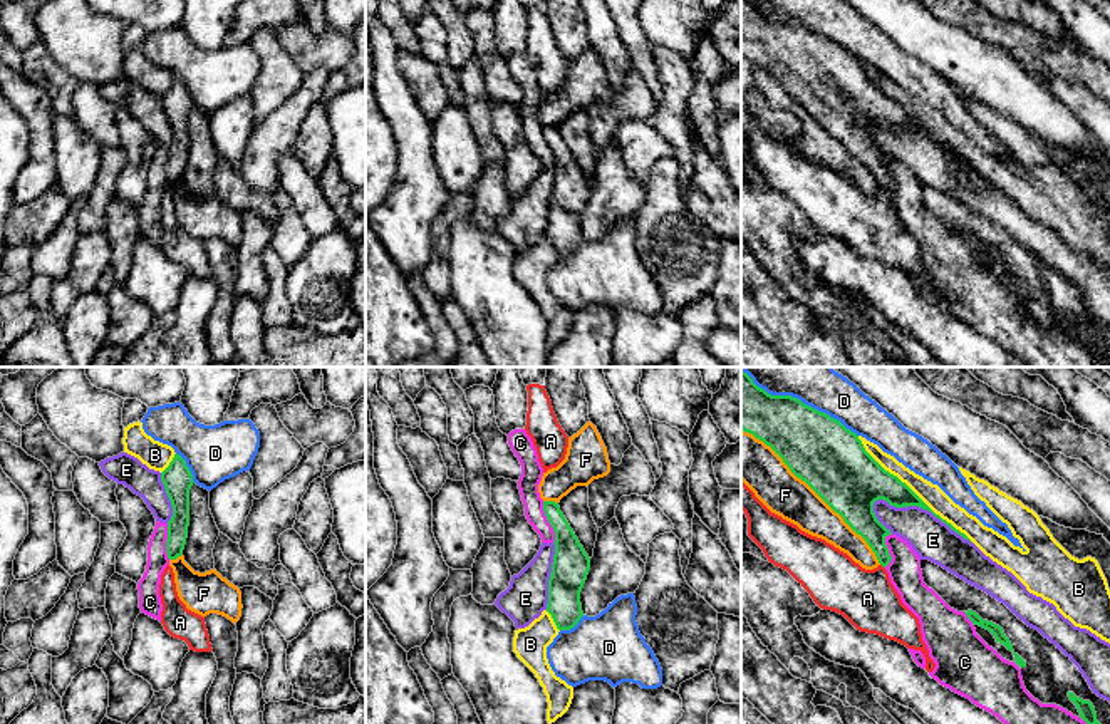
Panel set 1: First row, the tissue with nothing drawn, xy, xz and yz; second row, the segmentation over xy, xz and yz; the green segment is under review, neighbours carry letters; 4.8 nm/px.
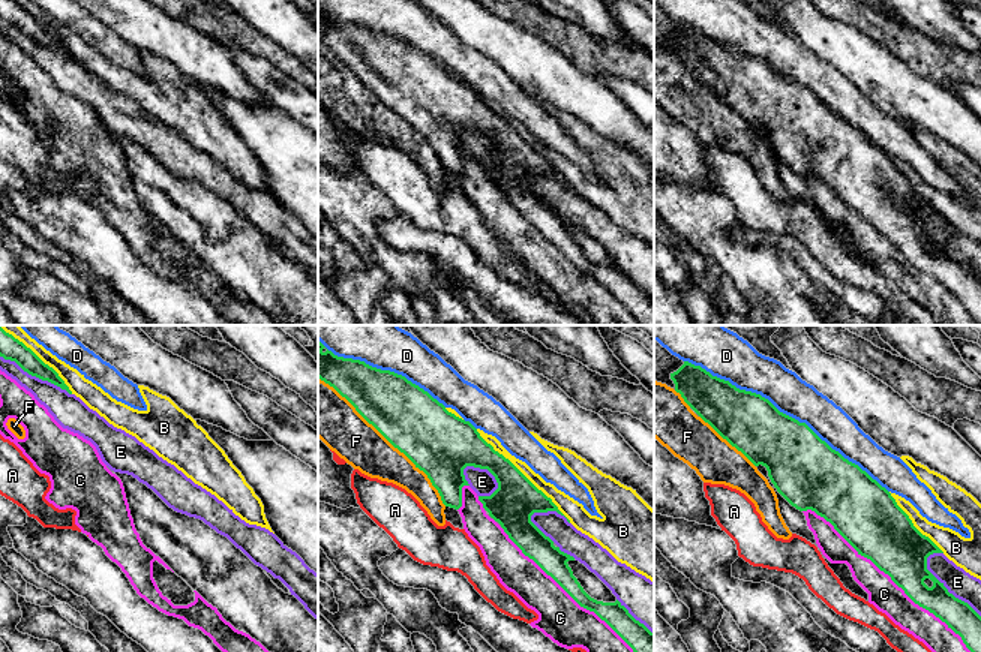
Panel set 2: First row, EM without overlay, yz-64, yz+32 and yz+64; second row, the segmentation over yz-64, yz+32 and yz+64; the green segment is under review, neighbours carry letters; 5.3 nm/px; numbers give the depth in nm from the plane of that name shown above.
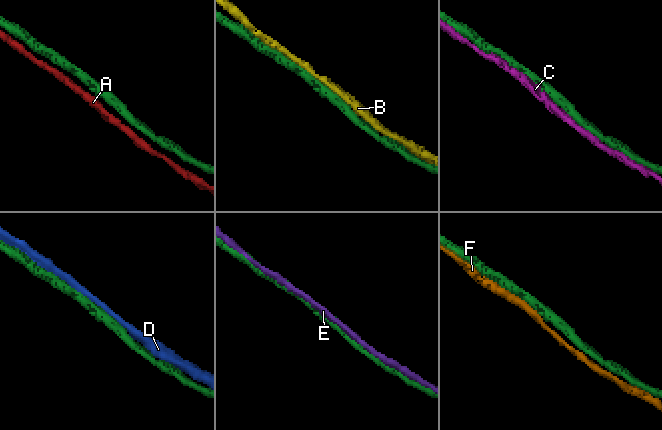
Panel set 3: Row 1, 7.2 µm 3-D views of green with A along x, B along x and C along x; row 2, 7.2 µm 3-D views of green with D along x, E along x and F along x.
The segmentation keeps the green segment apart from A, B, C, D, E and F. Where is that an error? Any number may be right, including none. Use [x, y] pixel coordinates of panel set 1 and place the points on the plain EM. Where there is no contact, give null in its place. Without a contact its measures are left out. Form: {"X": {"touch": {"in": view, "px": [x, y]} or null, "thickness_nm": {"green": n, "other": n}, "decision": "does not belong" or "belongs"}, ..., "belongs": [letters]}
{"A": {"touch": {"in": "yz", "px": [882, 190]}, "thickness_nm": {"green": 140, "other": 280}, "decision": "does not belong"}, "B": {"touch": {"in": "yz", "px": [911, 114]}, "thickness_nm": {"green": 240, "other": 100}, "decision": "does not belong"}, "C": {"touch": {"in": "xz", "px": [549, 146]}, "thickness_nm": {"green": 180, "other": 100}, "decision": "does not belong"}, "D": {"touch": {"in": "yz", "px": [802, 27]}, "thickness_nm": {"green": 340, "other": 200}, "decision": "does not belong"}, "E": {"touch": {"in": "yz", "px": [923, 133]}, "thickness_nm": {"green": 150, "other": 200}, "decision": "does not belong"}, "F": {"touch": {"in": "yz", "px": [814, 114]}, "thickness_nm": {"green": 340, "other": 200}, "decision": "does not belong"}, "belongs": []}

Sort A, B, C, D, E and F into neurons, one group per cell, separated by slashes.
A / B / C / D / E / F

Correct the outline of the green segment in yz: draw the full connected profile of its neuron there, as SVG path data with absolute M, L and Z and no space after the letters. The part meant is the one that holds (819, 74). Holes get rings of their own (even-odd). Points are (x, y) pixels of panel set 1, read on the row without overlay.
M741 0L741 54L770 70L796 102L805 106L835 137L838 137L843 146L867 166L884 193L892 184L885 169L885 163L892 158L877 144L874 137L874 127L879 124L884 124L895 132L919 131L927 134L942 147L946 147L952 156L961 159L964 164L969 164L964 158L936 139L905 107L885 96L865 75L858 60L847 54L840 45L803 28L796 22L768 18L765 13L758 12L750 0Z

